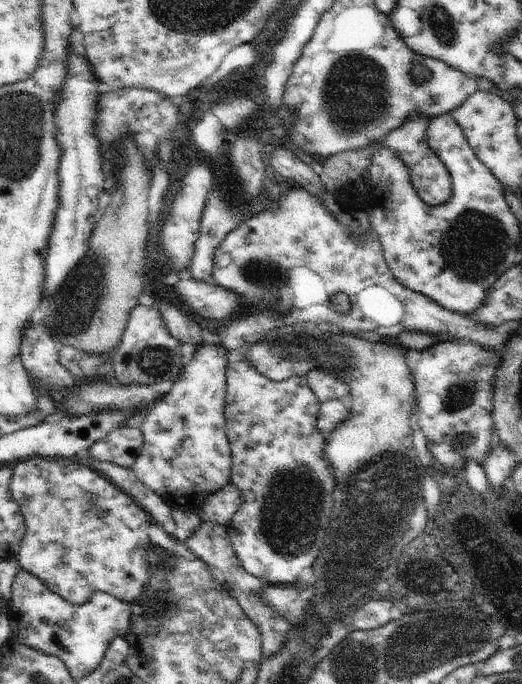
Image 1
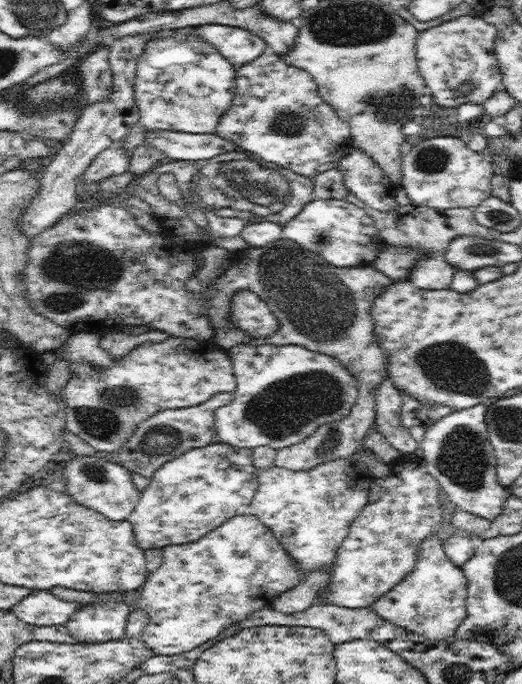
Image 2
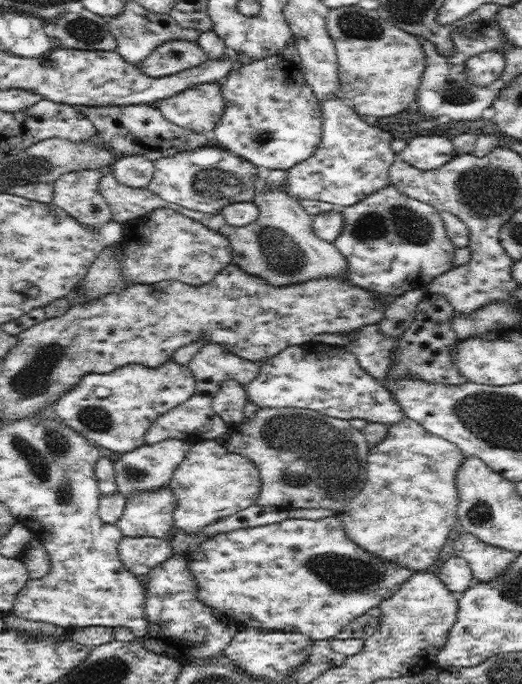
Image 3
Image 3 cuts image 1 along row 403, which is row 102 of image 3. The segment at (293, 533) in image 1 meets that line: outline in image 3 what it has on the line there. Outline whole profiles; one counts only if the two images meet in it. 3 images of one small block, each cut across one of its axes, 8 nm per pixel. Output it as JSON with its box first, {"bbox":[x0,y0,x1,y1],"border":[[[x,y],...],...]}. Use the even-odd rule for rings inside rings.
{"bbox":[211,54,322,172],"border":[[[278,54],[237,65],[221,81],[221,90],[225,101],[224,115],[211,135],[217,146],[250,161],[264,172],[287,171],[316,152],[322,140],[322,104],[294,62]]]}

